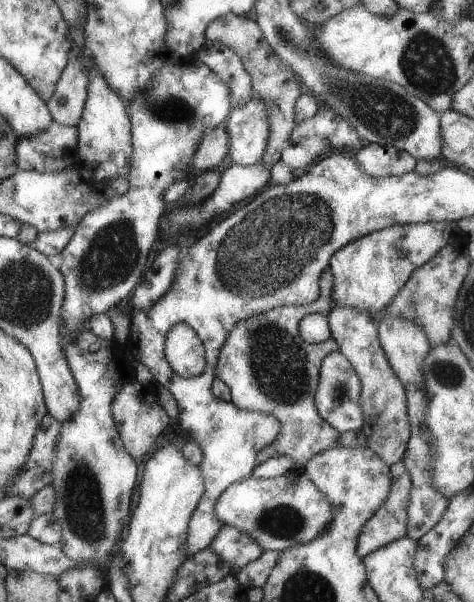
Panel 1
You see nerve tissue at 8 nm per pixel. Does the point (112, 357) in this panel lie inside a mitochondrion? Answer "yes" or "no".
no

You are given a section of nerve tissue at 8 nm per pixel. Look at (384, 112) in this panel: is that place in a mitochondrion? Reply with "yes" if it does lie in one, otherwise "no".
yes

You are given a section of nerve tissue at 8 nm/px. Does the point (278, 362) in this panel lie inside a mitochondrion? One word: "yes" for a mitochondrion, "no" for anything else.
yes

